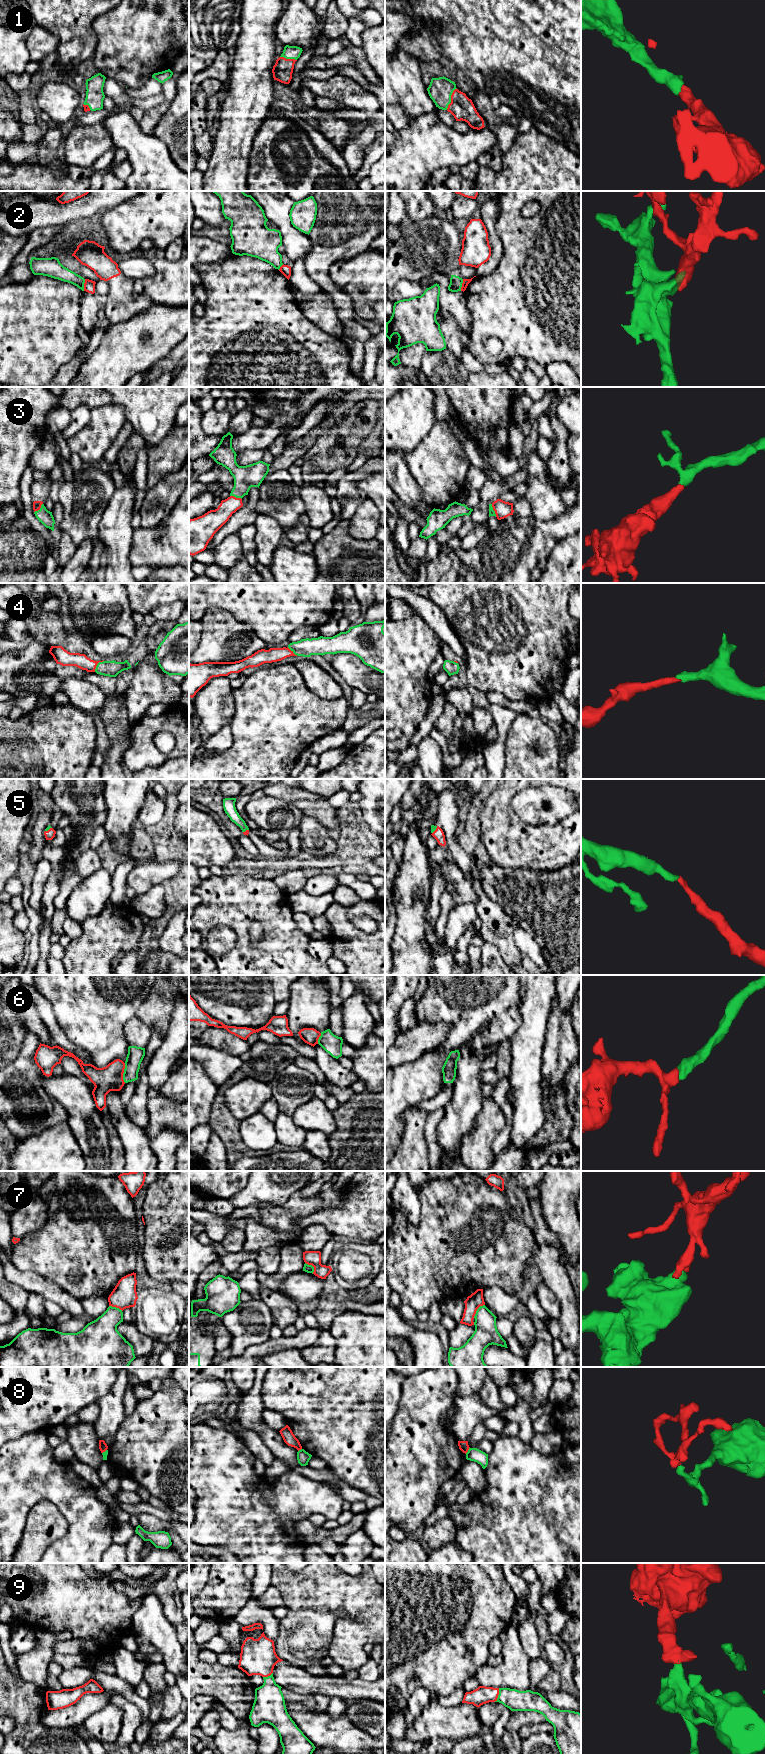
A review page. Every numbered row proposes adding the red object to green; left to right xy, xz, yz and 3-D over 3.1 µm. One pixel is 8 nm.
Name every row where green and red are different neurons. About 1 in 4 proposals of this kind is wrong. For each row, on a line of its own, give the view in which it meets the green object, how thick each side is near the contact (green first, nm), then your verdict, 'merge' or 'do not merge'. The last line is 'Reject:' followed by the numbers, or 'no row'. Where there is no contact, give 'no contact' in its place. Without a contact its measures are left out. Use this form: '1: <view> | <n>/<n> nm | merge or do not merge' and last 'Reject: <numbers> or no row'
1: yz | 190/190 nm | merge
2: xy | 140/100 nm | do not merge
3: yz | 50/130 nm | merge
4: xy | 130/120 nm | merge
5: yz | 50/90 nm | merge
6: xy | 130/200 nm | merge
7: yz | 190/120 nm | do not merge
8: yz | 110/80 nm | do not merge
9: yz | 170/140 nm | merge
Reject: 2, 7, 8

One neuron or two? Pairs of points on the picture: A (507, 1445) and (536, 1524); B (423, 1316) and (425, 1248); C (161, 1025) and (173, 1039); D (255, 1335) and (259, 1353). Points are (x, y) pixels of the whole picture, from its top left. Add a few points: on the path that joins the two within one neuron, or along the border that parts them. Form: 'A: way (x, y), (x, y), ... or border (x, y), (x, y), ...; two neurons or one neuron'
A: way (515, 1465), (530, 1504); one neuron
B: border (427, 1310), (417, 1312); two neurons
C: border (170, 1019), (168, 1031), (163, 1037); two neurons
D: border (269, 1338), (261, 1343), (249, 1346), (238, 1356); two neurons

